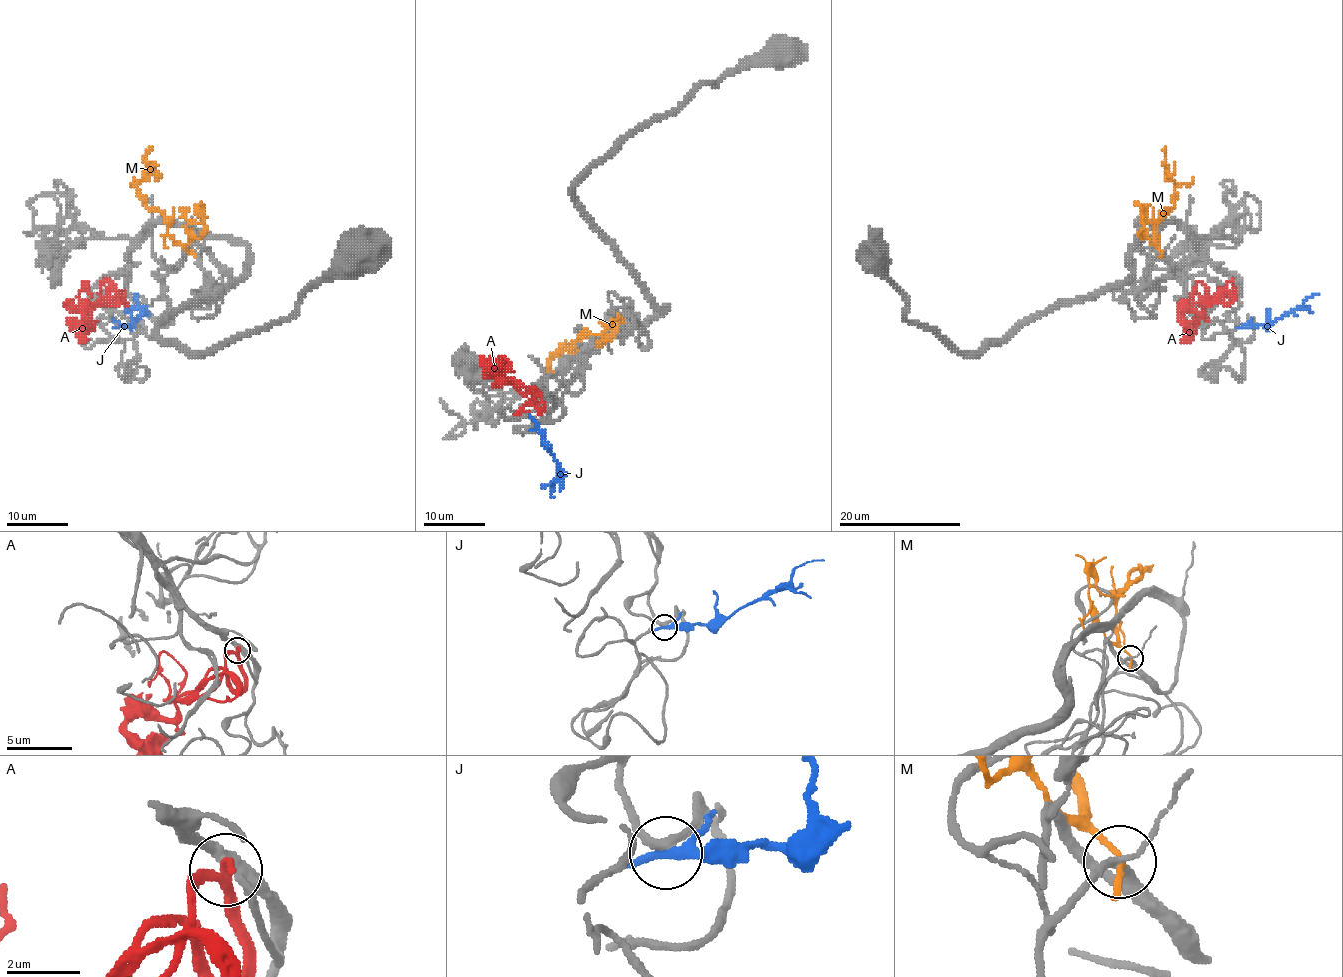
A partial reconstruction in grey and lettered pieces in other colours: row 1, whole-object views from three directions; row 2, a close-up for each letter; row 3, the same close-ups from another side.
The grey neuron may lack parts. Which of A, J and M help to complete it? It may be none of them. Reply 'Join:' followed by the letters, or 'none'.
Join: A

